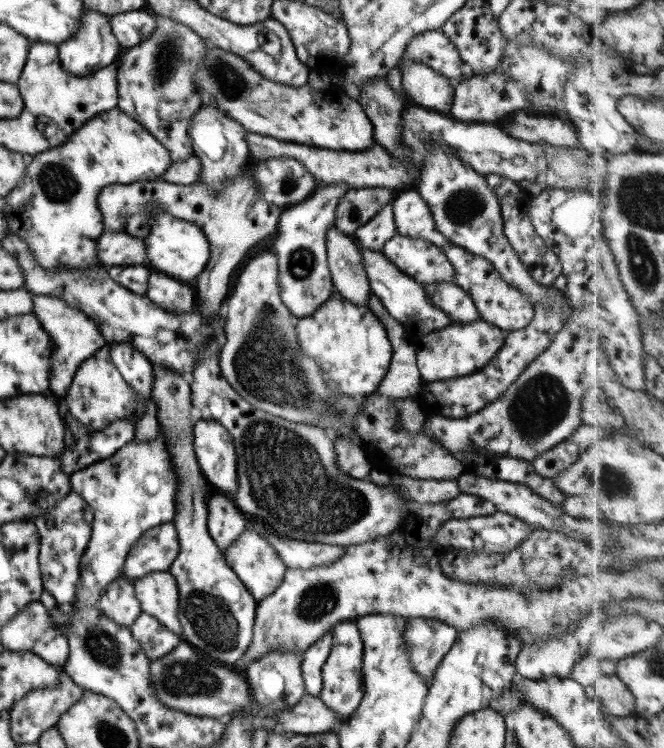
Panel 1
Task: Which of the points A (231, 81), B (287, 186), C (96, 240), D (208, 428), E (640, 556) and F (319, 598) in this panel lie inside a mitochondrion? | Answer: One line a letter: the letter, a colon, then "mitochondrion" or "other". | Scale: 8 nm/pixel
A: mitochondrion
B: mitochondrion
C: other
D: other
E: other
F: mitochondrion

